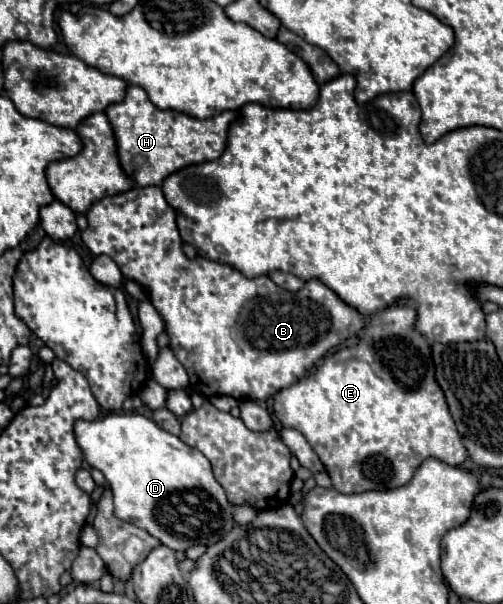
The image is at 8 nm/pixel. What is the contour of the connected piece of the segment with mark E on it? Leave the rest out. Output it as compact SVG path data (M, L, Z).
M392 305L392 307L376 313L372 317L372 321L368 323L368 327L362 331L364 335L360 337L360 343L356 347L342 347L336 353L326 355L324 361L308 377L302 377L294 385L278 391L278 395L274 397L274 413L276 413L278 421L282 423L282 427L292 427L292 429L300 431L306 437L306 441L312 445L312 449L316 451L316 455L324 463L324 467L326 467L326 471L332 479L332 487L338 489L340 493L362 493L362 491L372 491L372 489L378 489L378 491L396 489L396 487L406 485L412 479L412 475L416 473L416 469L420 467L420 463L428 457L440 459L448 465L462 465L468 457L468 451L464 449L460 433L458 433L458 429L452 421L450 411L448 411L444 393L442 393L442 389L438 387L438 383L434 379L434 365L432 365L432 357L430 357L430 345L414 329L414 319L416 319L416 307L414 305L412 307L410 305Z

